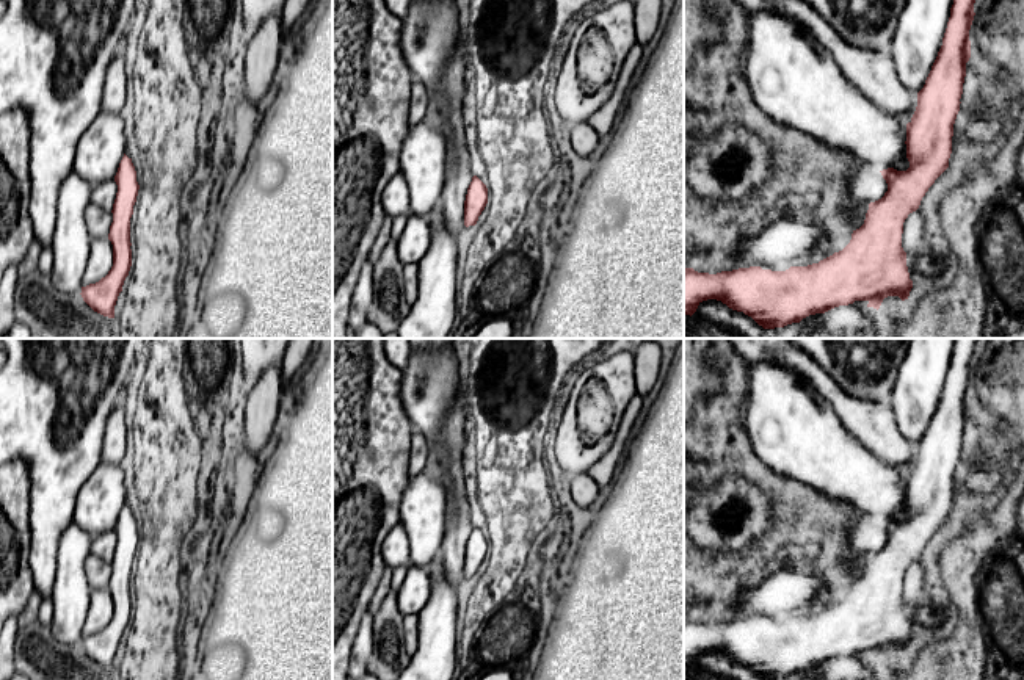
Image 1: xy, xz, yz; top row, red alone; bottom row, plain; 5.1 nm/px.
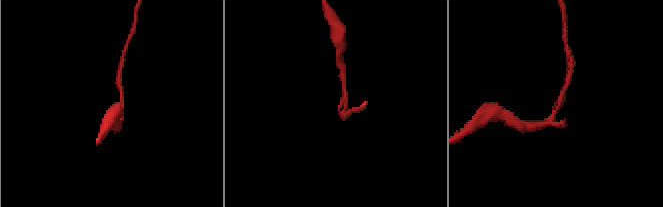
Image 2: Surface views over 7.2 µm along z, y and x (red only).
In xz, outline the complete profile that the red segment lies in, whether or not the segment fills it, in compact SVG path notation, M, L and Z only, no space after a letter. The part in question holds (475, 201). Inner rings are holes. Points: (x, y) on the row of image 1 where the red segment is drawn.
M474 175L464 201L466 227L477 224L478 216L485 210L486 204L488 204L488 188L477 175Z

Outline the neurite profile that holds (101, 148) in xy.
M100 111L78 139L72 171L93 188L113 180L125 152L125 119Z

